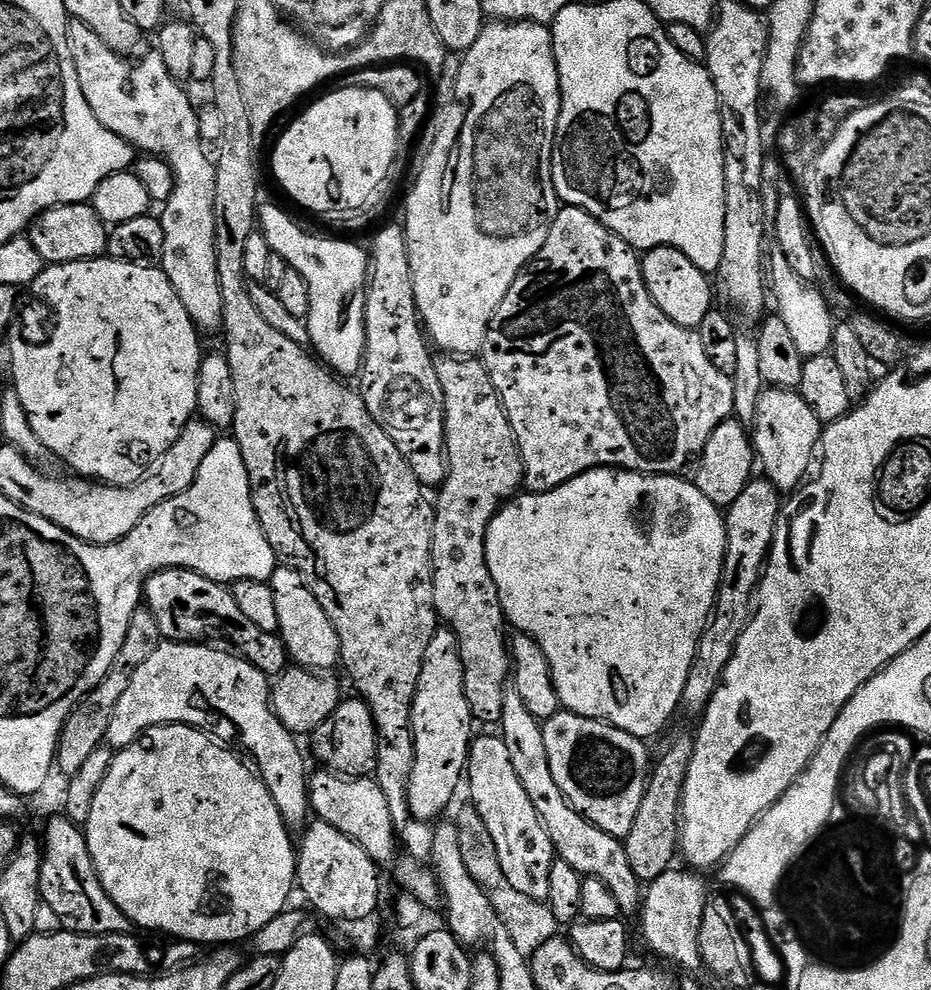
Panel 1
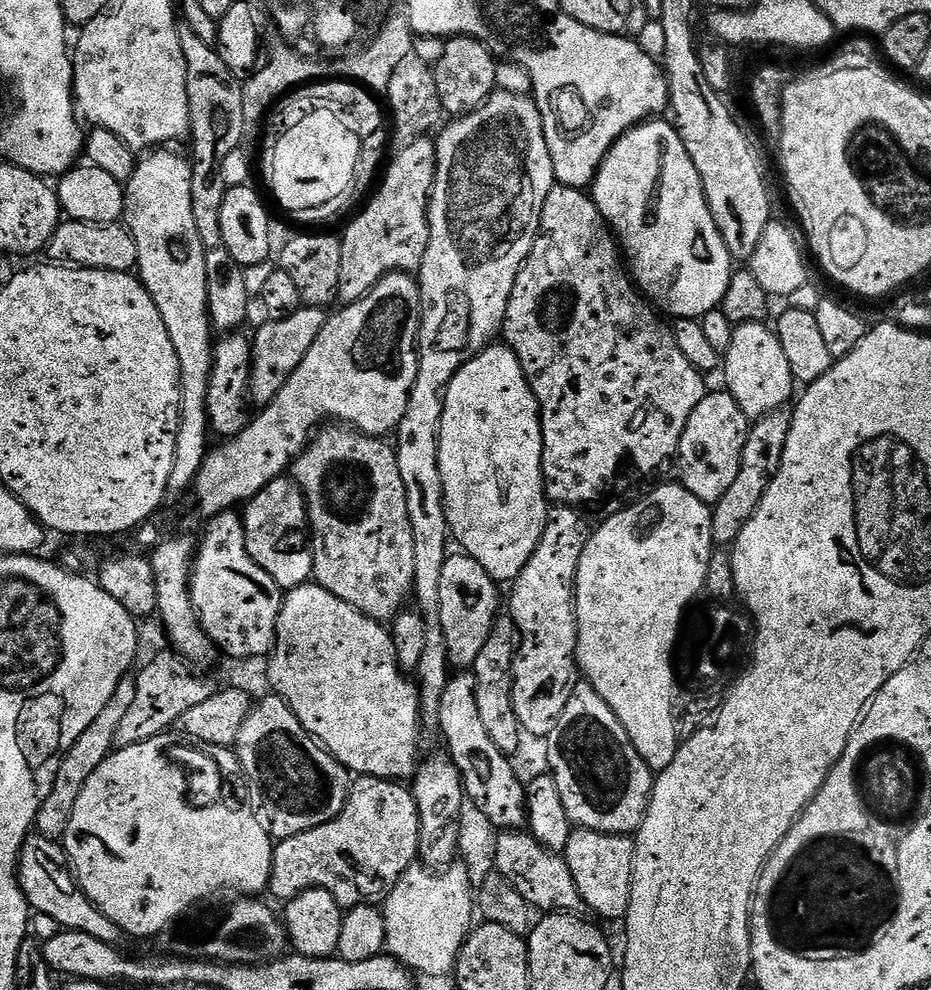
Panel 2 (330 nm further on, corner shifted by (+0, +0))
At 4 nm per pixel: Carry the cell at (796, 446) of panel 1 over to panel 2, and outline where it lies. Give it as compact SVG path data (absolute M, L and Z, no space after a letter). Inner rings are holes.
M743 323L733 327L730 350L722 356L723 372L723 387L750 418L770 414L793 399L790 361L782 351L782 342L778 342L775 331L767 323Z

